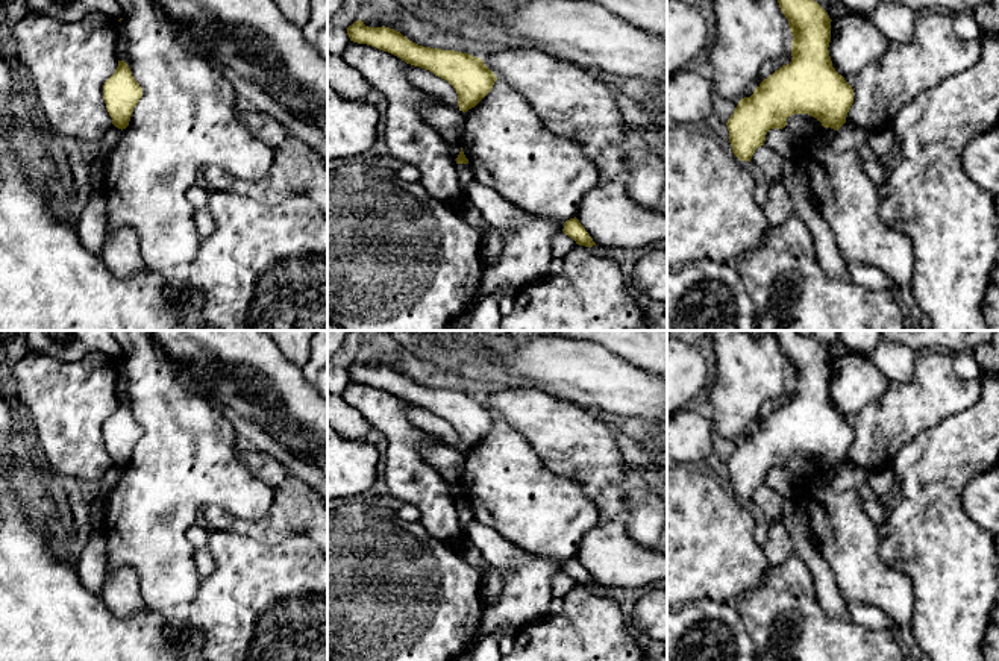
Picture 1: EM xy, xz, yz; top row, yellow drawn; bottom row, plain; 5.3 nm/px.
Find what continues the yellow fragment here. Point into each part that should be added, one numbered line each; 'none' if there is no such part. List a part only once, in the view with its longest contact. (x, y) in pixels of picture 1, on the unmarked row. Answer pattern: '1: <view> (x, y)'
none

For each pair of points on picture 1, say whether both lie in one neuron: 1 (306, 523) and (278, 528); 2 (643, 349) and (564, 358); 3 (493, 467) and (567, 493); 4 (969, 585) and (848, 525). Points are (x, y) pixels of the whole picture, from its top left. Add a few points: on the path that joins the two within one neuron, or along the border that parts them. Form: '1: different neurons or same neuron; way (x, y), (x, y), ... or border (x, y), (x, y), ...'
1: same neuron; way (299, 523), (285, 523)
2: different neurons; border (602, 346), (645, 369)
3: same neuron; way (511, 485), (517, 491), (549, 493)
4: different neurons; border (876, 528), (878, 555), (898, 570)

